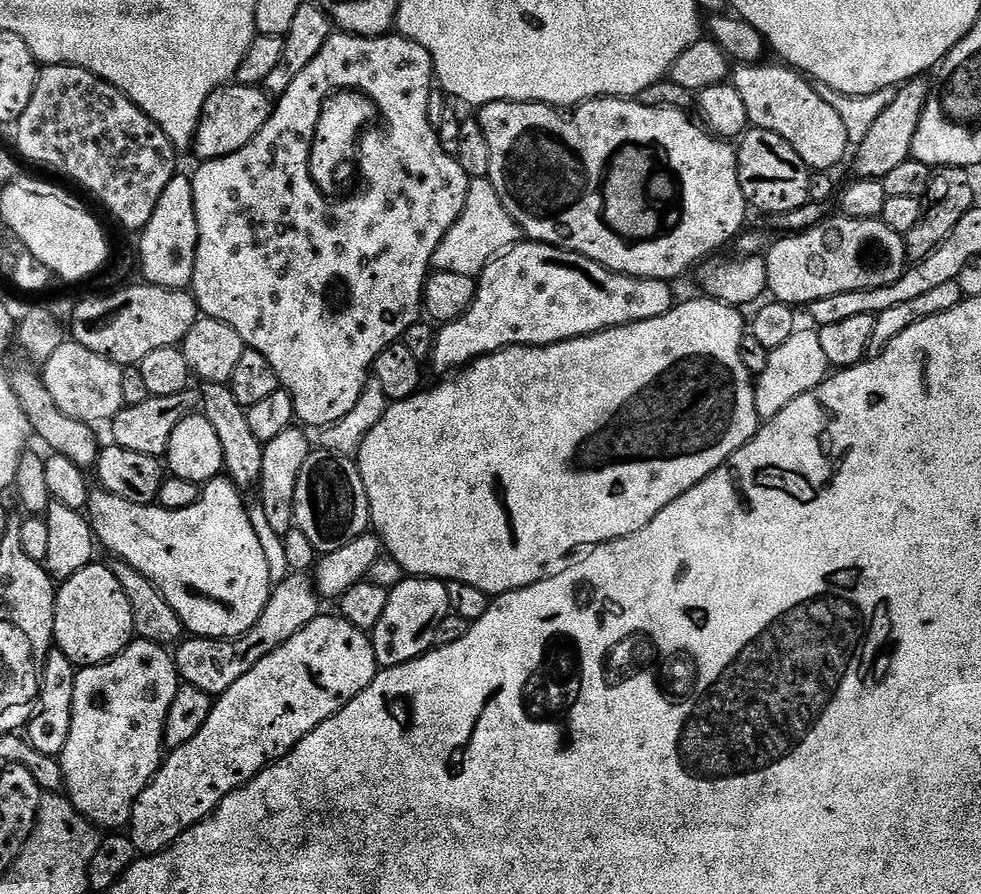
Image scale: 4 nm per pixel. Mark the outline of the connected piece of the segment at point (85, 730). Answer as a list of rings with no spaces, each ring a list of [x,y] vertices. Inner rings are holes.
[[[139,638],[133,639],[127,648],[122,649],[113,660],[107,660],[104,664],[95,664],[92,668],[80,668],[74,682],[74,710],[70,722],[70,742],[66,742],[66,750],[58,757],[62,770],[64,771],[64,788],[69,800],[74,807],[81,812],[92,824],[100,830],[120,830],[129,823],[132,818],[132,804],[146,790],[146,786],[154,778],[154,774],[162,763],[165,755],[164,727],[166,726],[166,714],[170,714],[170,702],[174,702],[174,694],[178,694],[182,681],[173,653],[165,645],[146,642]]]

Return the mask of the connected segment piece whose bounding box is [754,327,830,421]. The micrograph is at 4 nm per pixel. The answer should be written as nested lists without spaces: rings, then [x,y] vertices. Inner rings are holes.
[[[801,327],[790,334],[788,341],[782,342],[782,346],[771,349],[766,370],[755,377],[754,402],[761,421],[772,420],[774,414],[782,414],[782,410],[786,410],[786,406],[790,406],[794,398],[802,398],[802,394],[812,392],[823,380],[828,379],[830,366],[826,362],[826,353],[822,350],[822,338],[819,331],[808,328]]]

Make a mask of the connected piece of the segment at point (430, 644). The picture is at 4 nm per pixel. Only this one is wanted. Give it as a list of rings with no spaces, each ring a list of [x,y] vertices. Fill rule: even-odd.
[[[405,578],[398,586],[390,589],[386,610],[382,614],[378,626],[374,626],[374,630],[370,634],[377,665],[380,668],[393,668],[432,651],[434,647],[434,630],[438,630],[442,618],[446,618],[449,614],[450,598],[446,598],[445,581],[431,578]]]

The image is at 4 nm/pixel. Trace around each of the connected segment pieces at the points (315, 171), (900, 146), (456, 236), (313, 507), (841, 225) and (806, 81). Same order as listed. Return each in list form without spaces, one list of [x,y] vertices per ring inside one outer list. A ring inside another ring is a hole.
[[[341,90],[328,97],[322,114],[318,118],[318,126],[312,143],[312,153],[308,159],[308,169],[325,196],[332,198],[339,188],[344,188],[357,175],[358,145],[368,124],[377,119],[376,105],[370,97],[359,90]]]
[[[915,76],[896,88],[894,102],[882,115],[874,126],[862,138],[862,142],[855,145],[854,155],[851,157],[855,175],[862,180],[883,181],[886,174],[891,174],[901,162],[906,162],[912,155],[914,134],[918,134],[918,122],[922,122],[922,110],[926,110],[926,102],[932,95],[933,85],[927,84],[924,76]],[[856,152],[856,157],[855,156]]]
[[[487,179],[472,180],[466,194],[466,206],[460,217],[450,226],[446,238],[438,250],[434,250],[432,268],[437,272],[450,274],[466,274],[479,277],[485,266],[497,256],[505,253],[515,244],[521,243],[520,228],[510,218],[506,206],[502,206],[502,198],[498,198],[498,190]]]
[[[323,450],[309,451],[298,474],[294,524],[302,530],[302,534],[306,534],[306,538],[310,538],[320,554],[342,550],[342,546],[354,542],[369,531],[366,486],[352,456],[339,456]]]
[[[829,215],[805,232],[784,234],[779,237],[781,240],[773,239],[769,243],[764,261],[768,292],[775,303],[807,306],[818,298],[830,298],[830,294],[881,288],[902,278],[910,261],[908,245],[901,233],[890,230],[879,218],[867,220],[835,215]]]
[[[783,63],[740,64],[731,73],[730,82],[742,97],[746,105],[746,114],[751,127],[762,130],[774,130],[778,138],[786,138],[798,158],[806,162],[810,170],[832,172],[845,160],[850,152],[846,138],[846,126],[841,116],[814,90],[809,77],[799,73]]]

